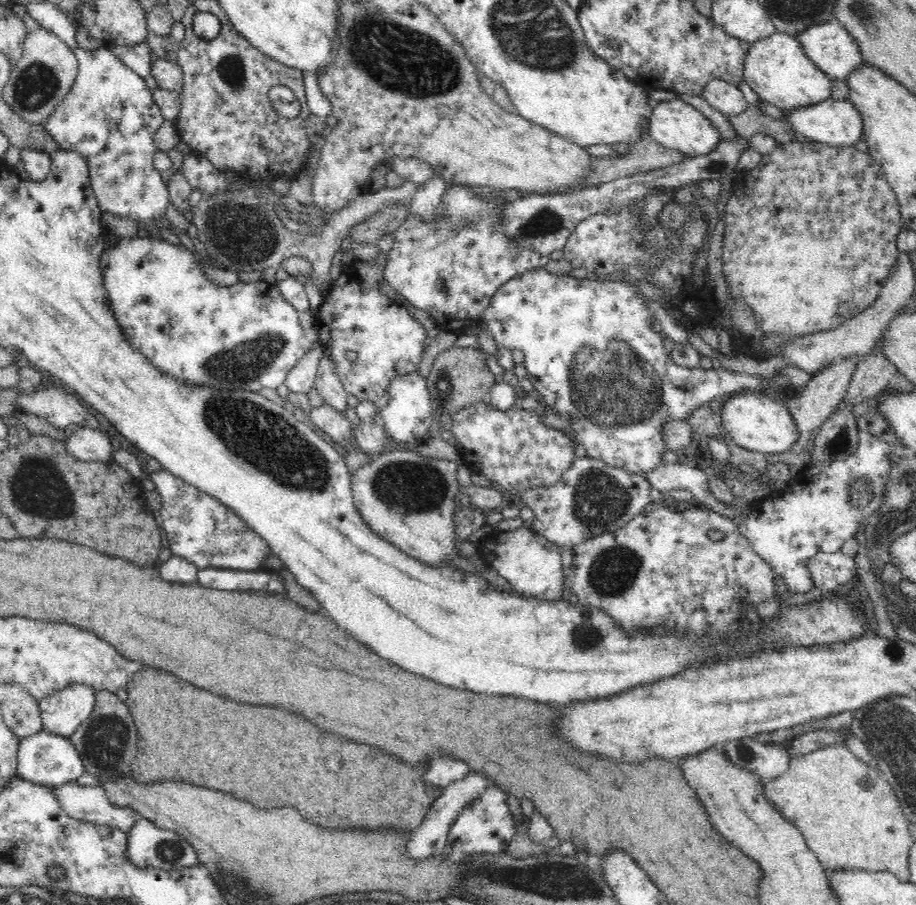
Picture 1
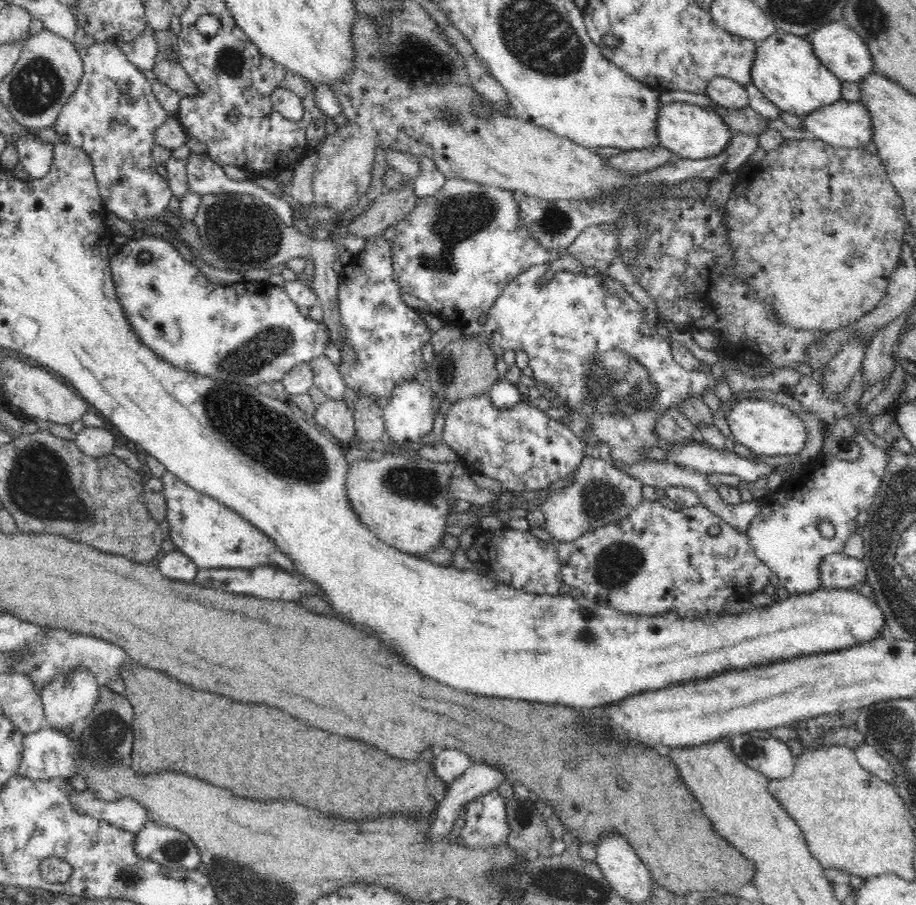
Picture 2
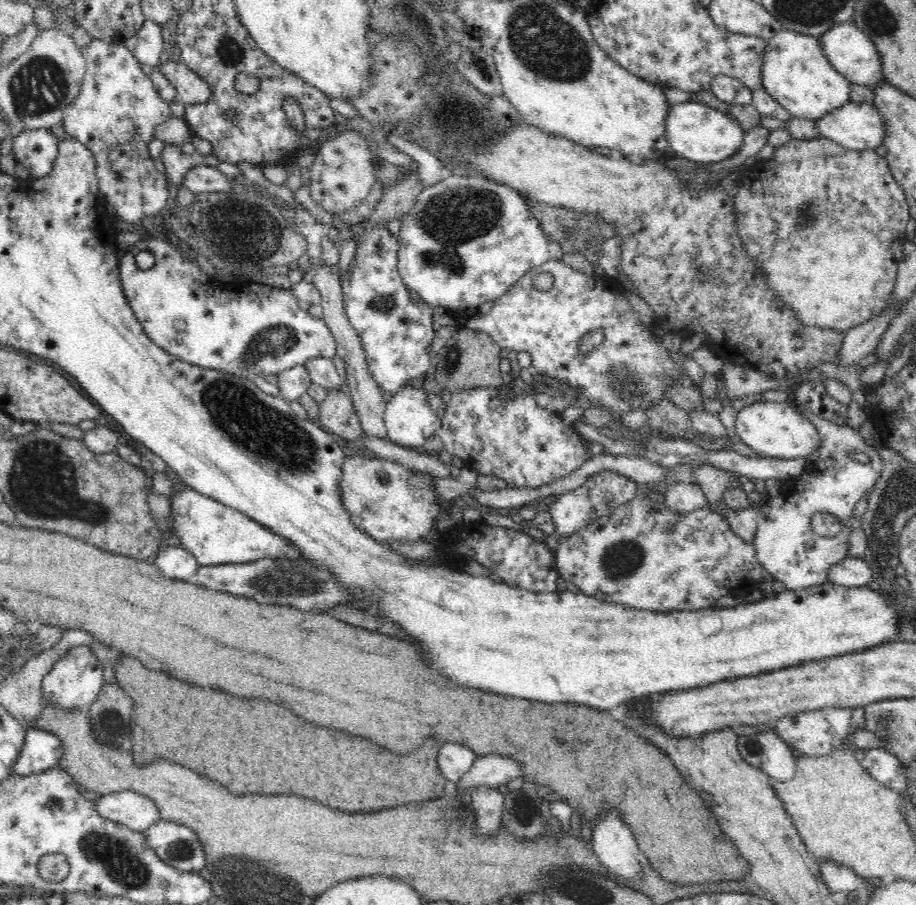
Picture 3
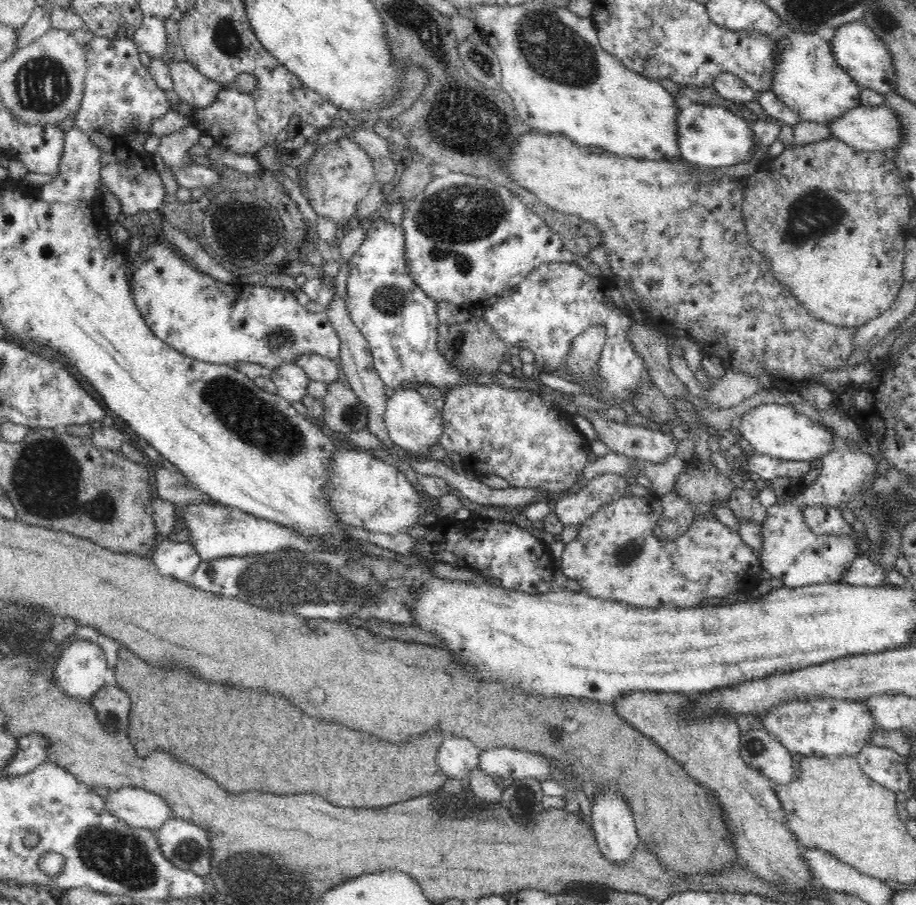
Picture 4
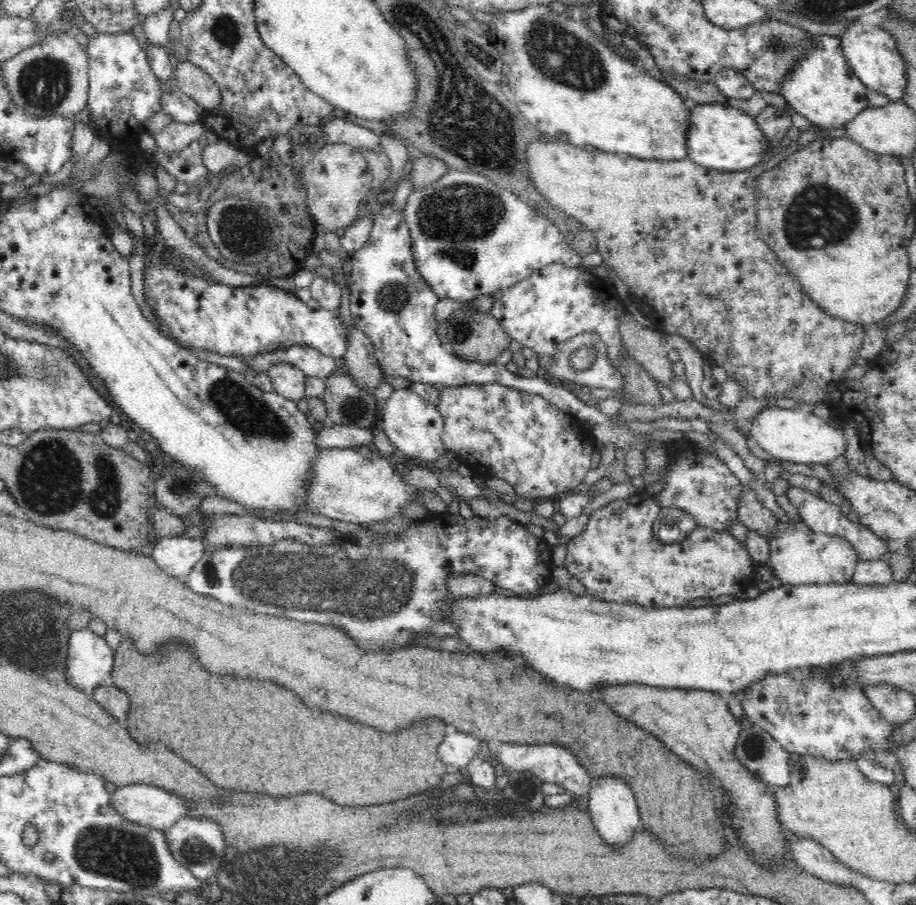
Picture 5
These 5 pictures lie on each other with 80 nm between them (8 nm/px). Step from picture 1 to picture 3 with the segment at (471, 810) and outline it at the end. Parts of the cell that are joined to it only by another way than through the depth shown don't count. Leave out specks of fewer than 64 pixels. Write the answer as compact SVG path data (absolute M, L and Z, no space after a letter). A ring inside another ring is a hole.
M488 787L475 789L471 796L476 829L482 837L494 837L503 826L505 796L497 788Z

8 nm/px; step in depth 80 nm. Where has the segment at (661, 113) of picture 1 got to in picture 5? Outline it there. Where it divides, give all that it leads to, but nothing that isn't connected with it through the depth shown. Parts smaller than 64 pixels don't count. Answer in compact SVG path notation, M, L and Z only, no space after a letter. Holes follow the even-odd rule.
M697 104L690 108L687 157L709 169L740 172L758 164L768 152L768 141L756 119L725 104Z

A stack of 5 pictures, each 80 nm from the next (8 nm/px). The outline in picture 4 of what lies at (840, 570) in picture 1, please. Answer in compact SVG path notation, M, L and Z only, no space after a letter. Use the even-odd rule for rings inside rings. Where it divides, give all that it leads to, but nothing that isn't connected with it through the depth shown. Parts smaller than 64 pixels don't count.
M858 554L849 564L849 569L844 570L840 577L840 582L851 586L869 585L878 587L883 586L886 581L888 581L888 576L882 566L861 554Z

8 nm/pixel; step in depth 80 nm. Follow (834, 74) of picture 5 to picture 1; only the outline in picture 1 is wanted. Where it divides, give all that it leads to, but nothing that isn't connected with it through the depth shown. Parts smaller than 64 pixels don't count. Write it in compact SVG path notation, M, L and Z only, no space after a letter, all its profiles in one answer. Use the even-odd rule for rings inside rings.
M778 30L772 36L751 43L745 56L743 82L748 84L762 101L774 104L782 111L788 112L822 102L830 98L832 92L831 79L804 54L799 40L796 40L794 35L787 35Z

